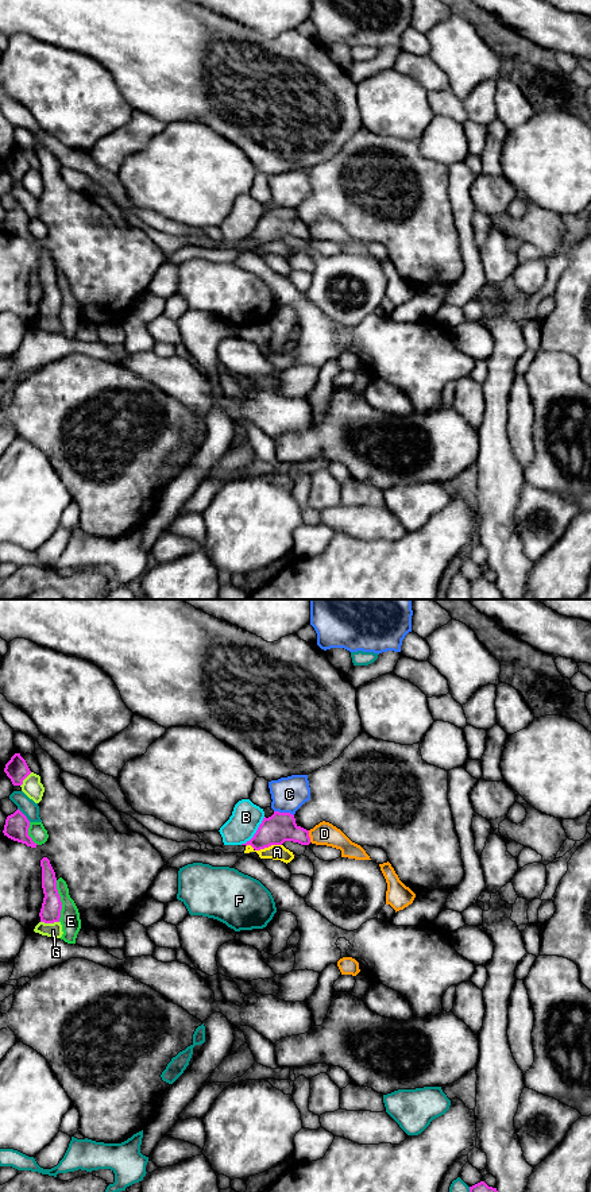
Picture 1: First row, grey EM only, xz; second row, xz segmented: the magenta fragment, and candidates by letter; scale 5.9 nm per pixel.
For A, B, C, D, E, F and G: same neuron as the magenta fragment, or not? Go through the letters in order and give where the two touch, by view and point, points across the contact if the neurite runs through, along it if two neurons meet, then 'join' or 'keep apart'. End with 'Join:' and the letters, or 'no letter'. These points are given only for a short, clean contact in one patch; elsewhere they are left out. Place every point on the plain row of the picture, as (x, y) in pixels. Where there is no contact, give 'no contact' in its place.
A: meets magenta in xz at (263, 243); border along xz (281, 239), (259, 245), (246, 240); keep apart
B: meets magenta in xz at (255, 228); keep apart
C: meets magenta in xz at (284, 208); keep apart
D: meets magenta in xz at (308, 231); border along xz (308, 226), (311, 236); keep apart
E: meets magenta in xz at (60, 296); keep apart
F: meets magenta in xz at (23, 209); keep apart
G: meets magenta in xz at (50, 317); keep apart
Join: no letter

